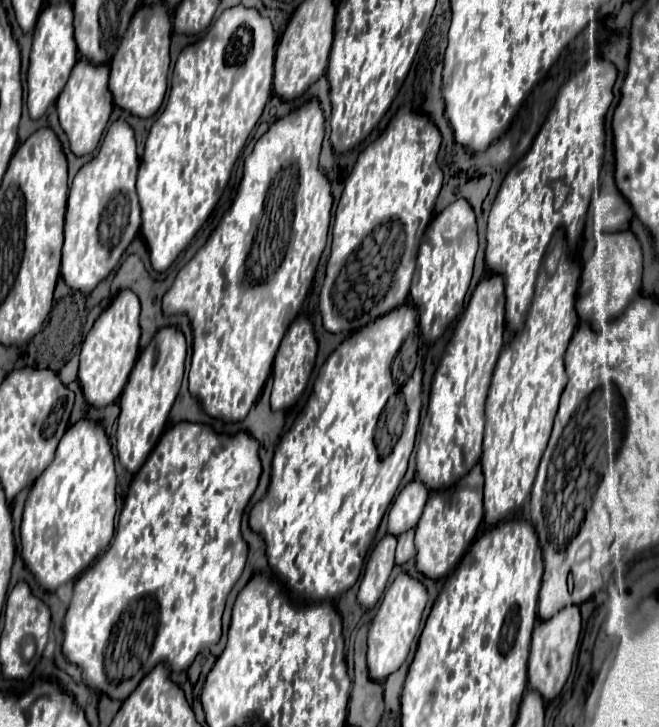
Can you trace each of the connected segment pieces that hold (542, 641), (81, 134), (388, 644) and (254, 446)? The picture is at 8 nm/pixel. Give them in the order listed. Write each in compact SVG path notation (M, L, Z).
M576 605L564 607L560 613L556 613L552 619L542 621L534 627L532 633L532 649L530 649L530 659L528 659L528 687L544 701L552 701L560 695L562 687L566 685L572 663L578 651L578 639L580 639L580 629L582 629L582 617L580 609Z
M80 59L76 63L76 67L72 69L72 75L64 87L64 91L60 93L58 101L56 101L56 109L58 109L58 117L60 117L60 125L68 137L70 149L74 155L84 157L94 153L100 147L102 135L106 131L110 113L112 113L112 95L108 91L108 75L110 69L106 65L92 65L86 59Z
M400 573L396 581L386 589L368 631L368 669L374 681L384 681L388 675L398 671L400 665L406 661L412 641L416 639L416 633L420 629L426 601L428 593L424 585L406 573Z
M178 423L162 435L158 445L150 453L148 461L142 465L142 469L136 473L134 481L130 483L130 489L128 489L128 495L124 499L124 509L120 513L118 529L116 529L114 539L110 541L104 555L86 573L82 573L74 583L74 597L68 605L66 619L64 619L62 651L64 651L64 655L70 663L74 663L76 667L82 669L82 677L84 677L84 683L88 687L106 693L110 699L124 701L128 697L128 693L132 693L132 689L136 689L136 685L158 663L168 661L168 665L174 673L184 671L184 669L190 667L194 657L202 651L202 647L208 647L208 645L214 645L214 643L220 641L220 637L222 637L222 613L224 613L224 607L226 607L226 599L228 599L232 587L236 585L236 581L240 579L240 575L244 571L244 565L246 565L248 545L246 545L246 541L242 539L242 533L240 533L242 513L244 513L252 493L258 487L260 473L262 473L262 467L260 467L260 459L258 459L258 441L254 437L250 437L248 433L238 433L234 437L222 437L222 443L220 443L220 437L206 425Z

